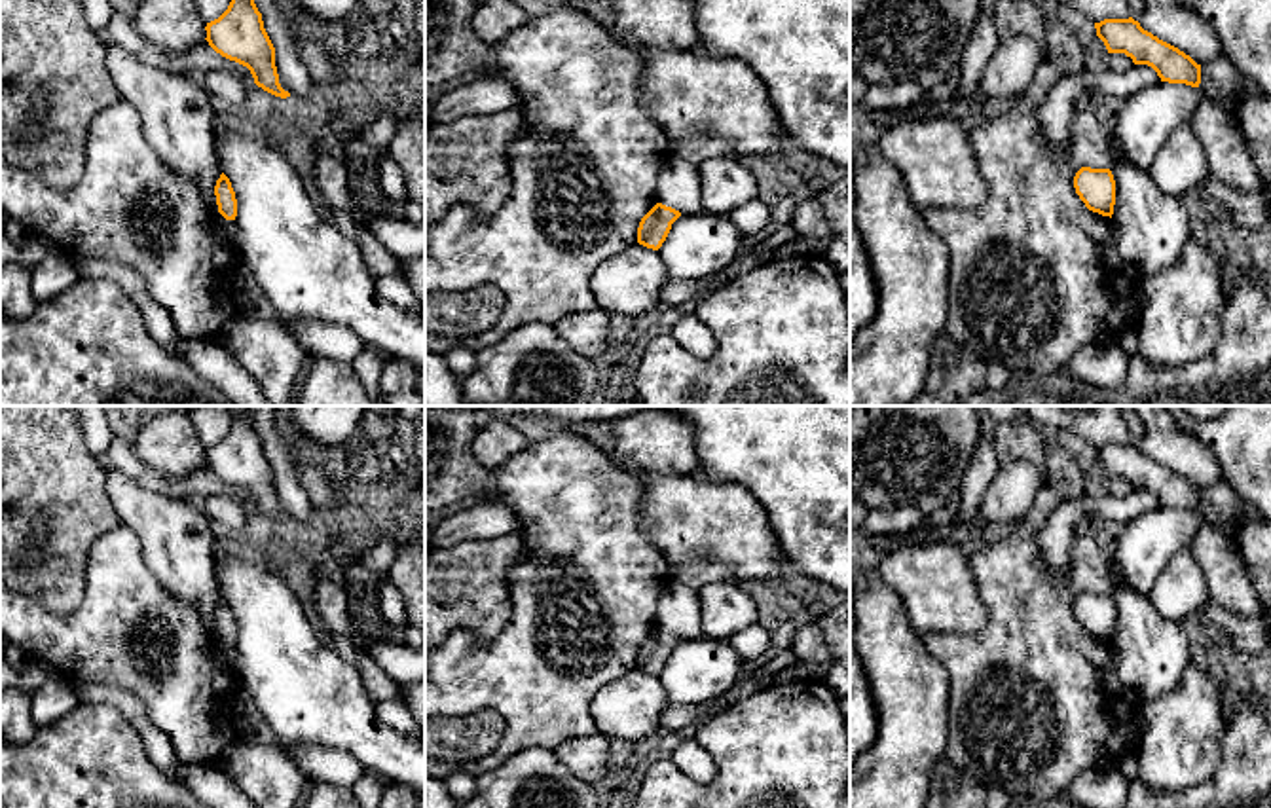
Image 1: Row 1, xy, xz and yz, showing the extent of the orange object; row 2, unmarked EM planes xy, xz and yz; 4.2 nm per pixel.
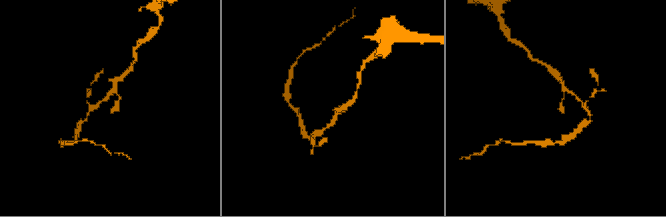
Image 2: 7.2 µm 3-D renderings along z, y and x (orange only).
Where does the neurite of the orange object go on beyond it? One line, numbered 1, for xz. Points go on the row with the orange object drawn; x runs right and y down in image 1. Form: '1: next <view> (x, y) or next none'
1: next none

